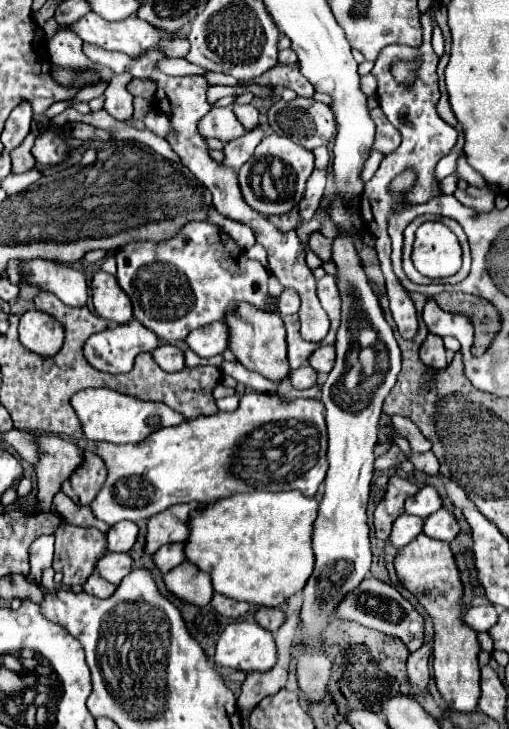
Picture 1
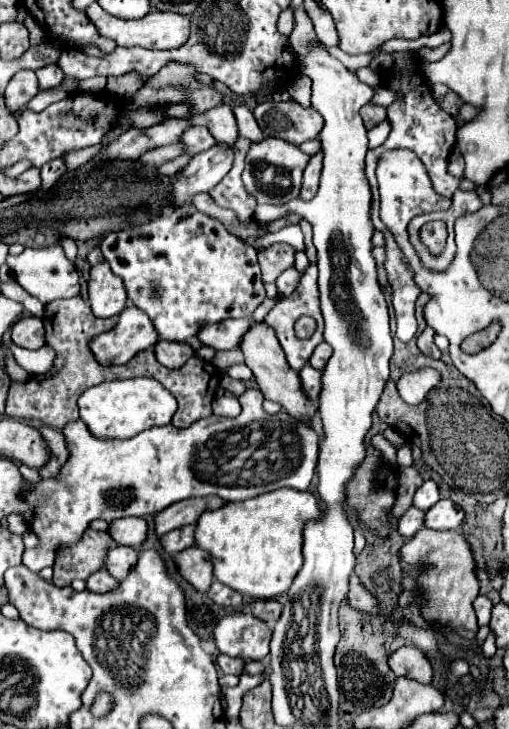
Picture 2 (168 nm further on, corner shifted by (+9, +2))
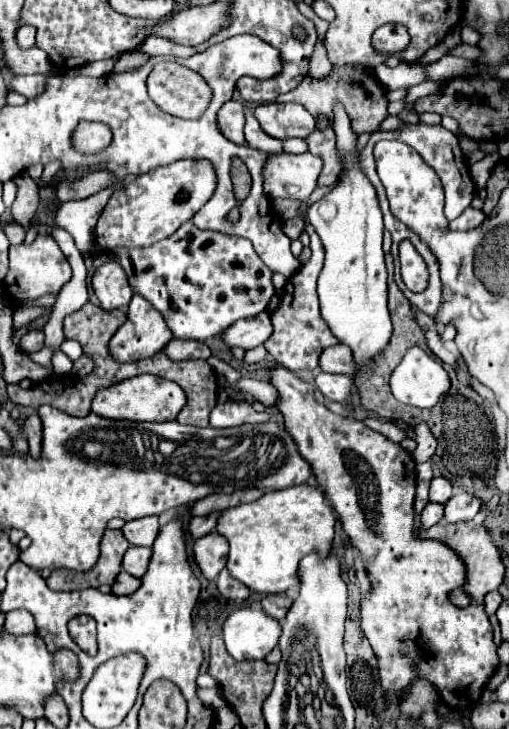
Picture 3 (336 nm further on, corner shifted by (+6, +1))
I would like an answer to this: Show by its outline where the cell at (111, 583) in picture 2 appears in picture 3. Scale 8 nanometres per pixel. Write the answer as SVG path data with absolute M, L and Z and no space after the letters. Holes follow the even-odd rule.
M120 572L116 582L114 582L114 586L112 586L112 592L118 594L118 596L120 594L132 594L132 592L136 592L140 588L140 584L142 584L140 578L130 576L128 572Z

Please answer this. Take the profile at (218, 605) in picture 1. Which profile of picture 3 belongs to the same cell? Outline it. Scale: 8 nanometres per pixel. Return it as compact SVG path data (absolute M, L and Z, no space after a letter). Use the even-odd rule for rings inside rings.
M226 568L218 574L216 584L218 584L220 594L222 594L224 598L232 598L232 600L242 600L242 598L246 598L248 592L250 592L246 586L242 586L238 580L234 580Z

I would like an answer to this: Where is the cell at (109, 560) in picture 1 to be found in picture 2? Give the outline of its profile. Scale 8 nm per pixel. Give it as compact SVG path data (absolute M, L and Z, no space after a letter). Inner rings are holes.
M115 547L107 553L105 569L109 571L111 577L123 581L129 575L129 571L133 569L133 565L137 563L137 559L139 559L137 549L133 549L133 547Z

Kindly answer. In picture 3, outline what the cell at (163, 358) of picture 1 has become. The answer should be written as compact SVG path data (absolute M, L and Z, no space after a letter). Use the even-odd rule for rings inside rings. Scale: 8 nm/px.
M172 340L164 352L170 356L170 360L192 360L192 358L210 358L210 348L204 342L198 340Z

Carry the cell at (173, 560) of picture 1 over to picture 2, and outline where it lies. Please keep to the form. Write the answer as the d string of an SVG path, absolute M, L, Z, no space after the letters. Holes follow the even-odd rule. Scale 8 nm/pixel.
M195 525L169 531L167 535L161 537L161 547L163 547L167 553L173 553L173 555L179 553L179 551L185 551L187 547L193 545L193 529L195 529Z

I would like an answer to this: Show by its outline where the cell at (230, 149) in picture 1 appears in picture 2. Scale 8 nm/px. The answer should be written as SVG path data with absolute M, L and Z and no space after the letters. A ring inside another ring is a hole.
M217 143L215 147L197 153L183 169L181 177L171 177L175 207L181 207L193 193L211 191L227 171L231 171L231 163L235 159L231 151L235 151L235 145Z

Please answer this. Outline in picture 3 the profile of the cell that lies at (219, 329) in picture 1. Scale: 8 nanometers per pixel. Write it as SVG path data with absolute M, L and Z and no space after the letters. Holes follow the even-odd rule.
M262 312L250 320L238 320L238 324L232 324L226 332L224 332L224 342L228 346L234 344L264 344L264 340L268 340L272 334L272 322L270 322L270 314Z

